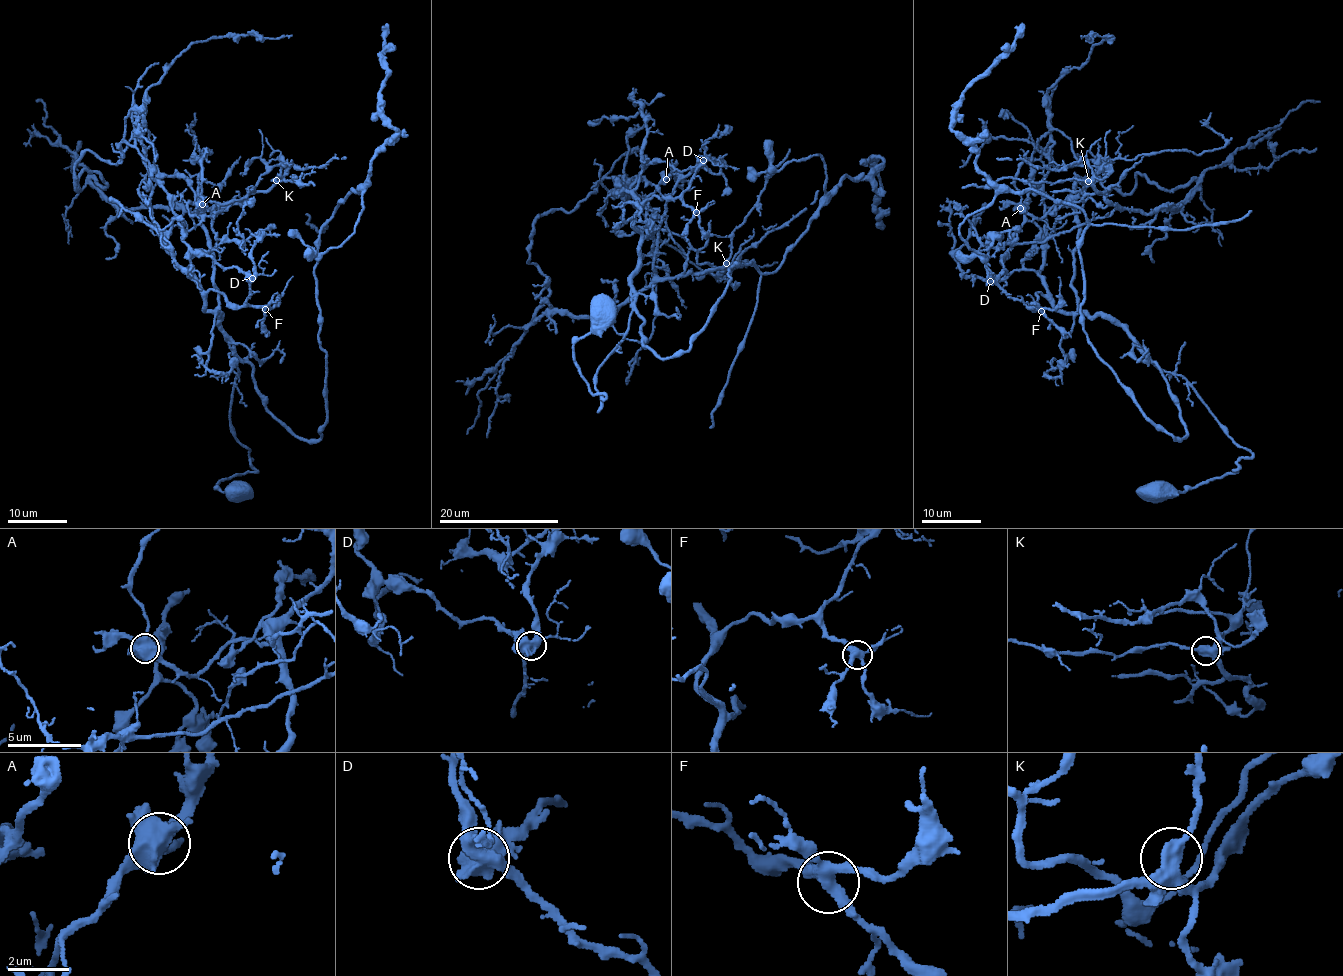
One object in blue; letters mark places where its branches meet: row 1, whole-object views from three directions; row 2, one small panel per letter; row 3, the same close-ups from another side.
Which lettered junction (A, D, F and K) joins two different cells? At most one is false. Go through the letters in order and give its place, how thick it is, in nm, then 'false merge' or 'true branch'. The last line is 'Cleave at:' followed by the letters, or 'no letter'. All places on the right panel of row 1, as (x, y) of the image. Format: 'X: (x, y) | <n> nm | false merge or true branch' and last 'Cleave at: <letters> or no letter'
A: (1020, 208) | 550 nm | true branch
D: (990, 281) | 550 nm | true branch
F: (1041, 311) | 400 nm | true branch
K: (1088, 181) | 400 nm | true branch
Cleave at: no letter

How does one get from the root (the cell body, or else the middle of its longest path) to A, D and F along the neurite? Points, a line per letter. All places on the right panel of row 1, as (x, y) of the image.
A: (1161, 486), (1184, 492), (1252, 454), (1121, 325), (1079, 309), (1072, 206), (1041, 218), (1020, 208)
D: (1161, 486), (1184, 492), (1233, 474), (1252, 454), (1121, 325), (1063, 314), (1039, 293), (1032, 308), (990, 281)
F: (1161, 486), (1184, 492), (1233, 474), (1252, 454), (1121, 325), (1063, 314), (1039, 292), (1031, 308), (1041, 311)

